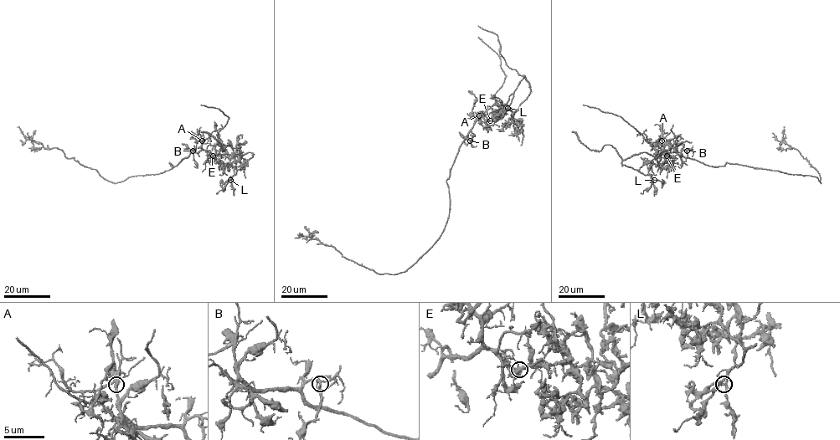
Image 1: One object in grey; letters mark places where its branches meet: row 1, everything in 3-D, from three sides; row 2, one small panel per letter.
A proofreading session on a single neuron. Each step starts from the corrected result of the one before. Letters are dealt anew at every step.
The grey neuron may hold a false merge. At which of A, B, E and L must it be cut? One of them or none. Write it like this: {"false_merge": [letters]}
{"false_merge": ["E"]}

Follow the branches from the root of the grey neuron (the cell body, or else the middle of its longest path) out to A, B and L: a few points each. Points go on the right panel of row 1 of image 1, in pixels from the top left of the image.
A: (727, 162), (724, 166), (710, 166), (685, 157), (680, 152), (667, 152), (662, 140)
B: (727, 162), (724, 166), (710, 166), (685, 157), (682, 151), (687, 150)
L: (727, 162), (710, 166), (680, 152), (663, 150), (667, 156), (657, 156), (639, 170), (654, 180)

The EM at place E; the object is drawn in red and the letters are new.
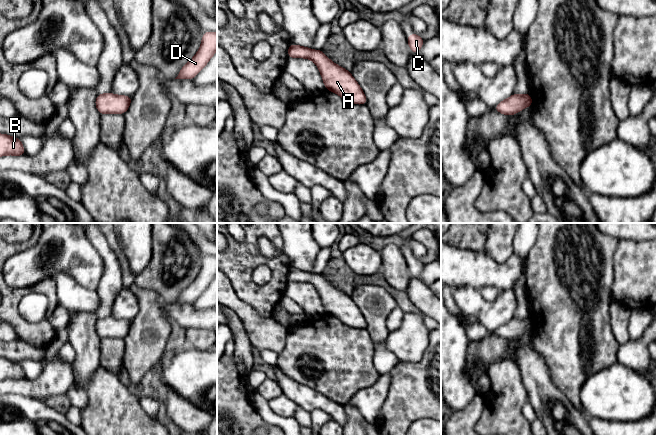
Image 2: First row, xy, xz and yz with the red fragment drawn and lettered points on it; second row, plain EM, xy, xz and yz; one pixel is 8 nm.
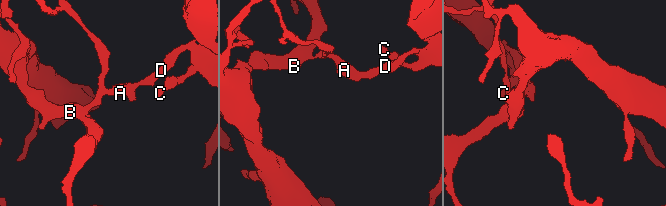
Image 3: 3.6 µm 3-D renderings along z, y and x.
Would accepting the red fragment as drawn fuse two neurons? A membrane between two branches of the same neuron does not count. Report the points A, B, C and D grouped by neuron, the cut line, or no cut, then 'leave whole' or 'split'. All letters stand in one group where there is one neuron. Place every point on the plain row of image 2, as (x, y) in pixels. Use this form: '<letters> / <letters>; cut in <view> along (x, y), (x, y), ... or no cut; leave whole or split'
A C D / B; cut in xy along (112, 318), (112, 330), (98, 334); split

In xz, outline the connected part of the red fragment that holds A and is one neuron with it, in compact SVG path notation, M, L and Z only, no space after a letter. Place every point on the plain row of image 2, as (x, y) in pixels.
M329 287L324 290L323 298L327 302L324 305L326 314L338 318L352 328L366 329L367 322L350 295L337 288Z

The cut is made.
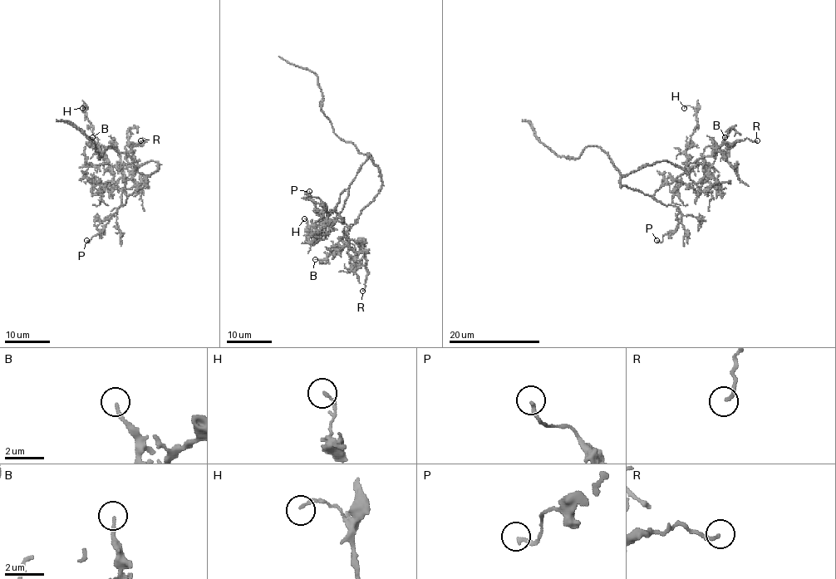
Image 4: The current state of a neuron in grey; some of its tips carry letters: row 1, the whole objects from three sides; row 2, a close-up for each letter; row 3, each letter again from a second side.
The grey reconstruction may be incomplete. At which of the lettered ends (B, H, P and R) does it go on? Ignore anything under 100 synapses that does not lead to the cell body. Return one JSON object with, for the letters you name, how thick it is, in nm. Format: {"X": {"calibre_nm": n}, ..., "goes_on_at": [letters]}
{"goes_on_at": []}

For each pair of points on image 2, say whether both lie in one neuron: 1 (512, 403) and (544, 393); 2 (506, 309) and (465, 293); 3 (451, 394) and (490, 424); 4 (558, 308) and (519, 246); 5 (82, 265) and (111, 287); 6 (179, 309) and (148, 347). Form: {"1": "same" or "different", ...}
{"1": "different", "2": "same", "3": "different", "4": "different", "5": "different", "6": "different"}

